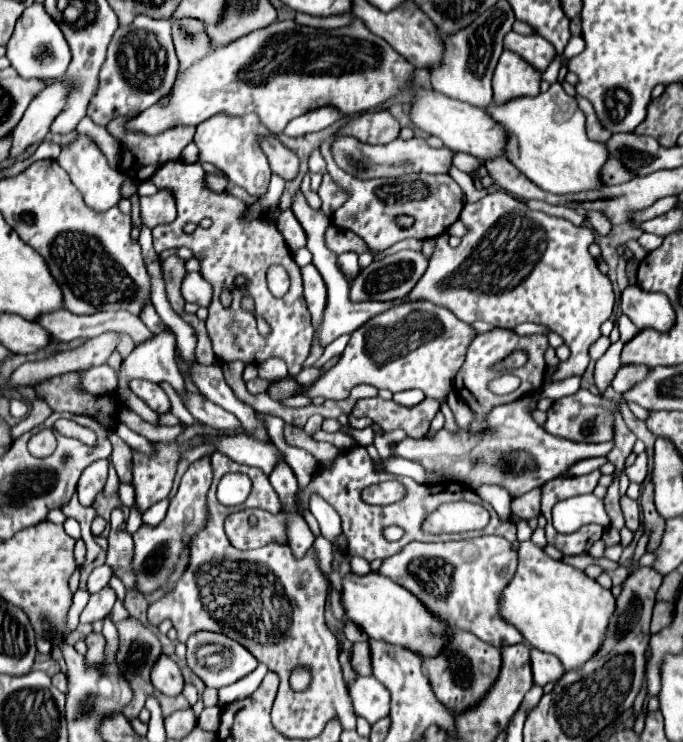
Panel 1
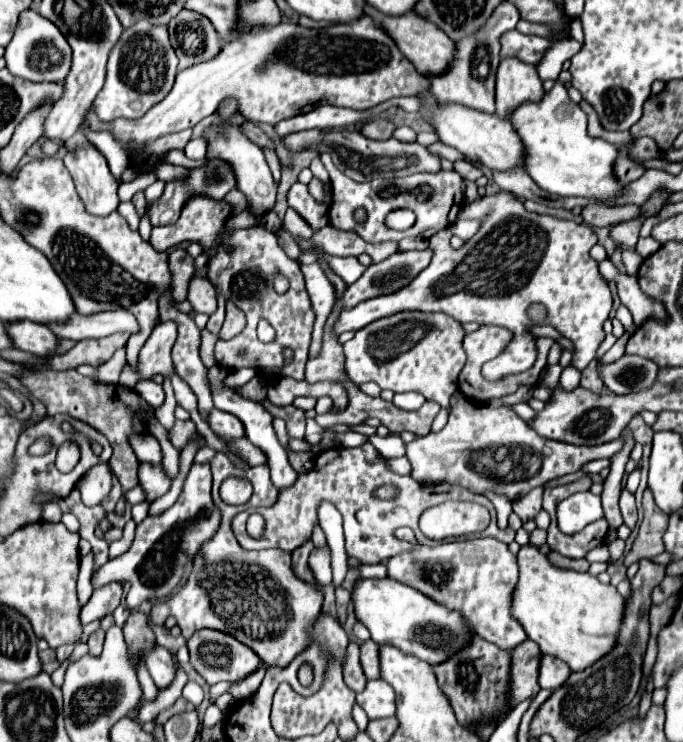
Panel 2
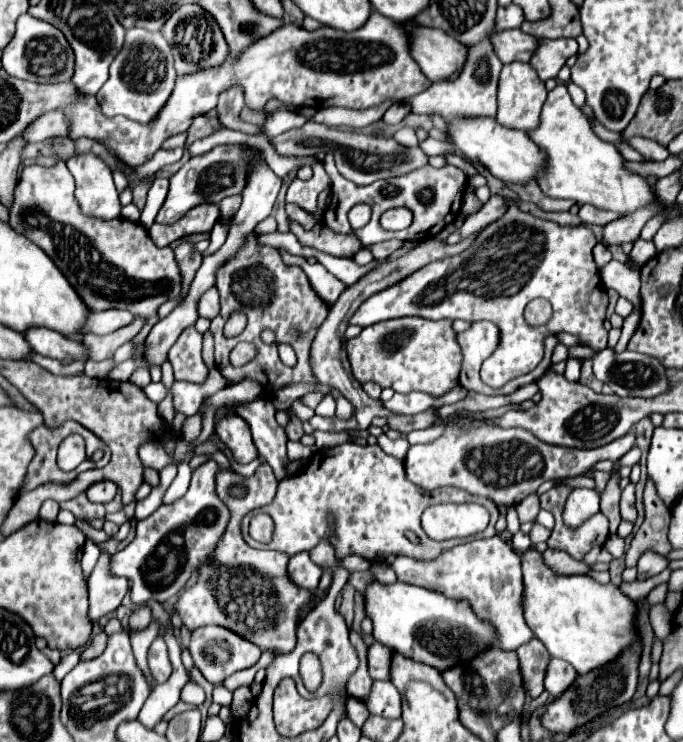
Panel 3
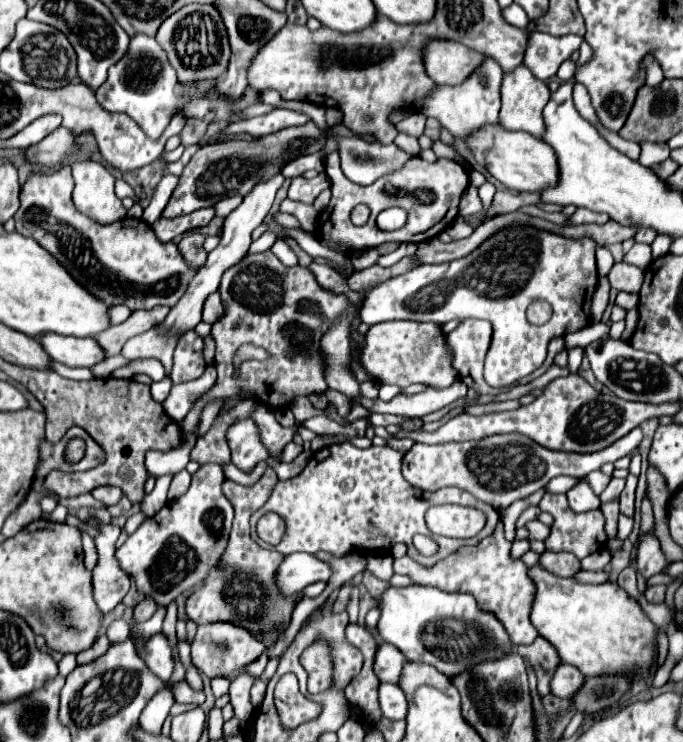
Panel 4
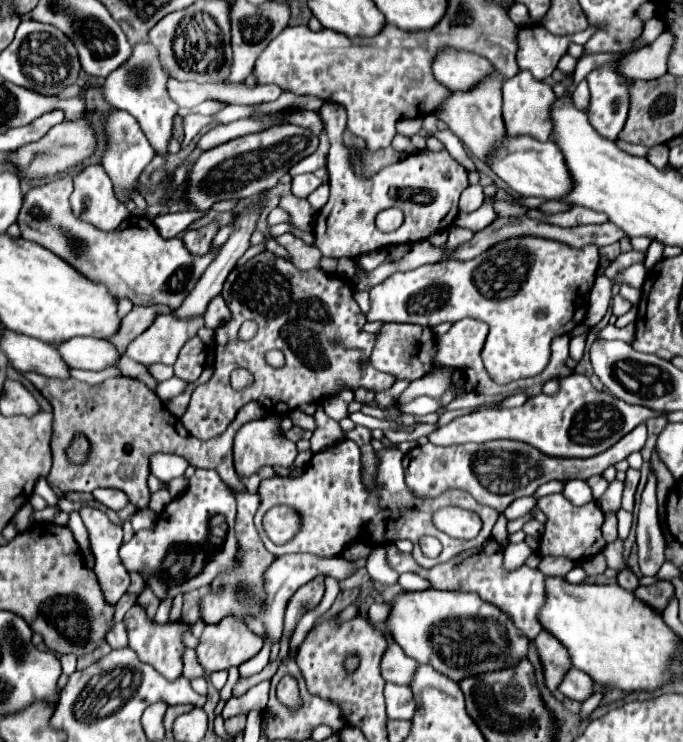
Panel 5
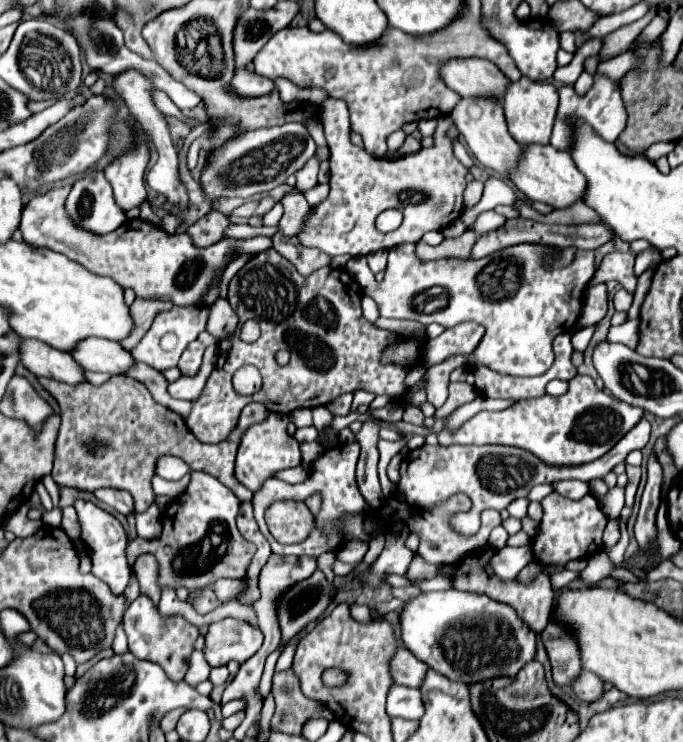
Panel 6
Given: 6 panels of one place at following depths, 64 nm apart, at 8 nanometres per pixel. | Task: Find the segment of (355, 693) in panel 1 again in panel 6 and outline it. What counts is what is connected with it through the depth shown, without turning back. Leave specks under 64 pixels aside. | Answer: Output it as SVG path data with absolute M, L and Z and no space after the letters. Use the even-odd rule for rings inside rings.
M392 686L388 694L388 714L392 718L406 718L406 720L420 720L424 716L424 700L420 690L408 686Z

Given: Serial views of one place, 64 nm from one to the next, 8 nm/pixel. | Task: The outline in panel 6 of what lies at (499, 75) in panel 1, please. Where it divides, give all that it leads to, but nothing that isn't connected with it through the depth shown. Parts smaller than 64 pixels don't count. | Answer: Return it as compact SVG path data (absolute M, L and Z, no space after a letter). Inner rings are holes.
M522 76L518 82L512 82L504 96L504 116L508 130L516 142L524 144L548 144L554 118L558 110L558 90L550 82L534 82Z

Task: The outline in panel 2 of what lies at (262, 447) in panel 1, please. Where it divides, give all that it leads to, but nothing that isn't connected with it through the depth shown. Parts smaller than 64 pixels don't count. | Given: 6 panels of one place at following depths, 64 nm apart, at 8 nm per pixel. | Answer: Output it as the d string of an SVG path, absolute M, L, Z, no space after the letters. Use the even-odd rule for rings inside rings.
M244 438L244 440L236 440L234 444L230 444L230 450L232 450L236 456L240 456L242 460L246 460L250 466L266 464L266 456L264 456L264 452L260 452L256 446L252 446L248 438Z

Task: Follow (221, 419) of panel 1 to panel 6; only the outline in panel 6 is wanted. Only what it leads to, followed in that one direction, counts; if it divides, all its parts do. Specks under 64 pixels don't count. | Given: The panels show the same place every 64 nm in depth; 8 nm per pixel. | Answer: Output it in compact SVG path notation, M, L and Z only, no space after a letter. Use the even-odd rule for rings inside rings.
M270 414L264 422L250 426L246 430L246 434L242 436L242 442L240 442L240 448L238 448L238 456L236 456L236 478L248 490L258 492L266 480L274 478L276 472L302 464L300 444L298 444L298 440L294 436L288 434L288 430L286 430L288 422L290 422L288 416Z

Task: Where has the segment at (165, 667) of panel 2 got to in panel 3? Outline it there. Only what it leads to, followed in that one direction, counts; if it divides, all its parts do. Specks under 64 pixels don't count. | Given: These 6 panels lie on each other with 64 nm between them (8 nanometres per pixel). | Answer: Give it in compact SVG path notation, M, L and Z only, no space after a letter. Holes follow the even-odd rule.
M156 638L148 650L148 666L152 672L152 678L156 680L156 684L166 682L172 674L172 666L168 660L168 648L164 644L162 638Z

